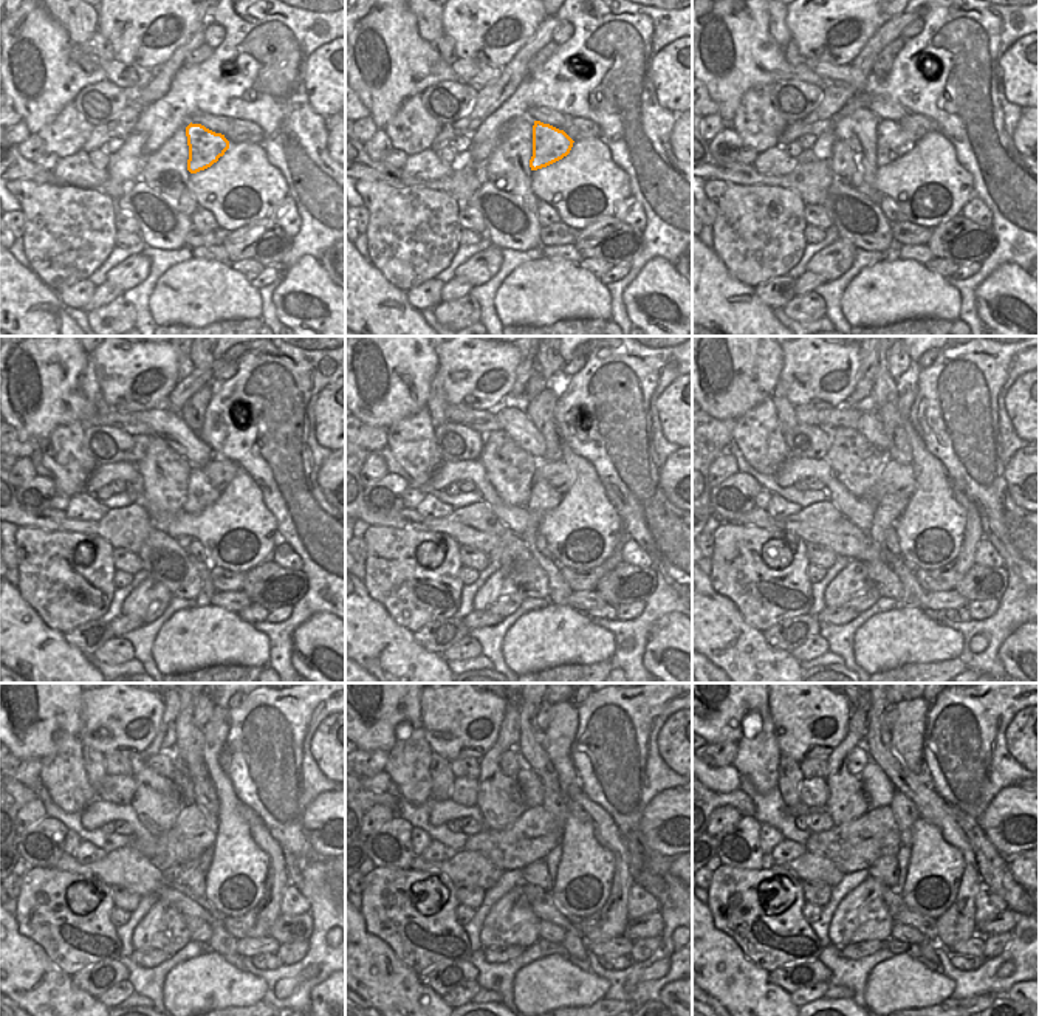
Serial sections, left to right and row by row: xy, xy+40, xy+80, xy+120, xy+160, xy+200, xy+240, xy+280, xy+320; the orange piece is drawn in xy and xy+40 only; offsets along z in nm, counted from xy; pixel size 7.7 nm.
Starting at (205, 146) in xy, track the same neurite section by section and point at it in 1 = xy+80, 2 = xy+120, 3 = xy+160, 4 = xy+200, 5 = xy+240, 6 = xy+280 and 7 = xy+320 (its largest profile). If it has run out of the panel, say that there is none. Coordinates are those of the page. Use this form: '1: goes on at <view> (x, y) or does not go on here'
1: goes on at xy+80 (892, 143)
2: goes on at xy+120 (200, 494)
3: goes on at xy+160 (542, 497)
4: goes on at xy+200 (891, 507)
5: goes on at xy+240 (222, 942)
6: goes on at xy+280 (575, 945)
7: goes on at xy+320 (926, 948)

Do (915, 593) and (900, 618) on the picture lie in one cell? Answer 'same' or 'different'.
different

